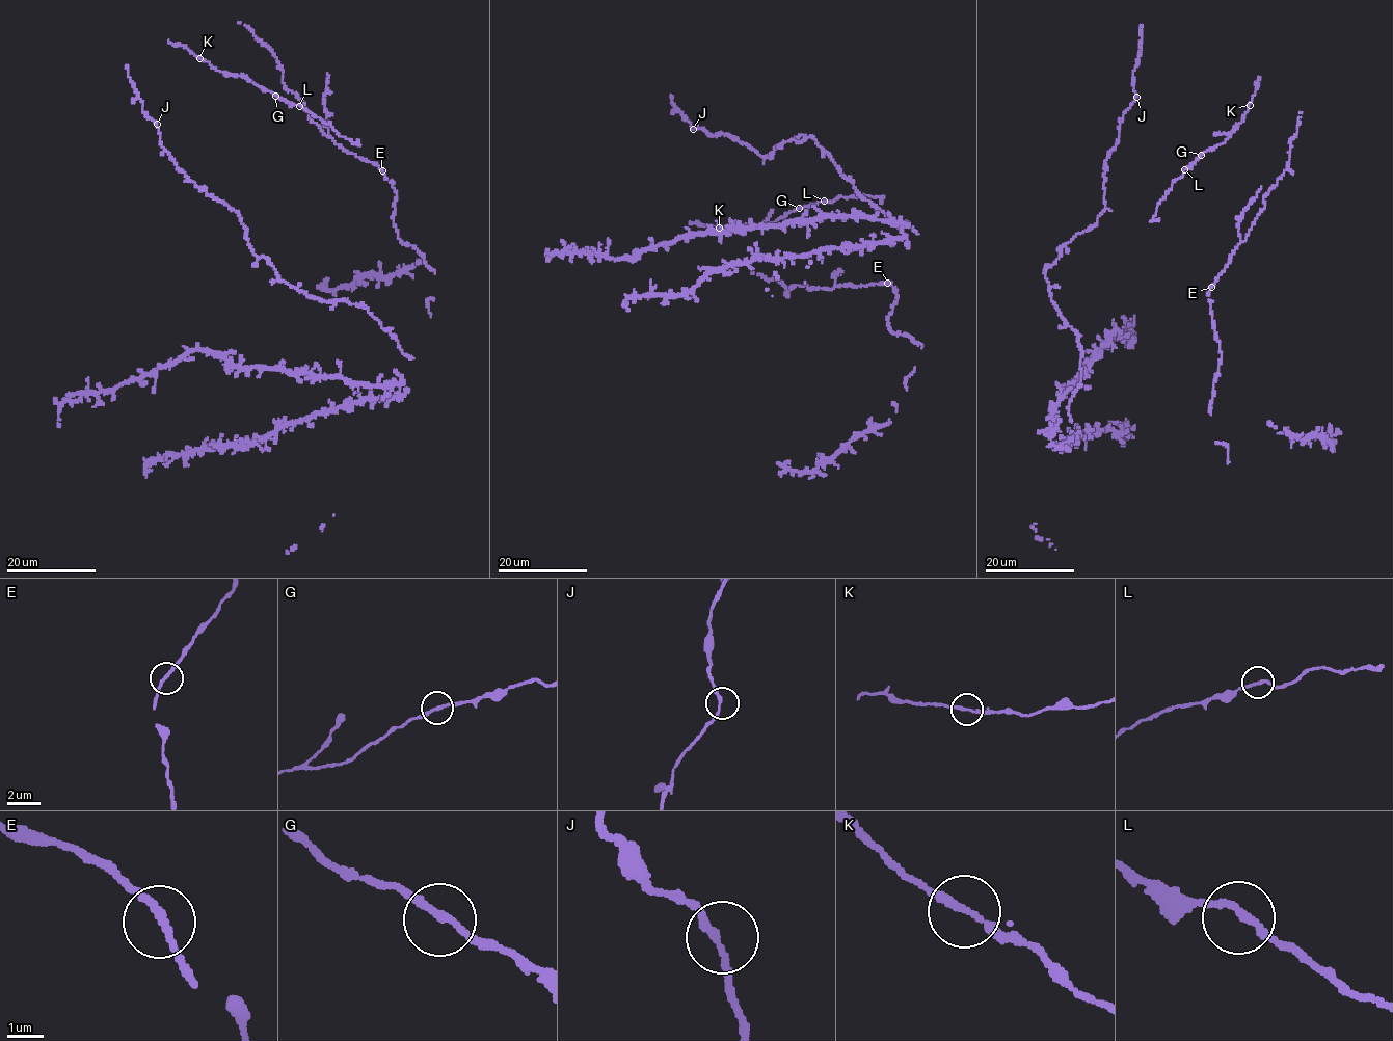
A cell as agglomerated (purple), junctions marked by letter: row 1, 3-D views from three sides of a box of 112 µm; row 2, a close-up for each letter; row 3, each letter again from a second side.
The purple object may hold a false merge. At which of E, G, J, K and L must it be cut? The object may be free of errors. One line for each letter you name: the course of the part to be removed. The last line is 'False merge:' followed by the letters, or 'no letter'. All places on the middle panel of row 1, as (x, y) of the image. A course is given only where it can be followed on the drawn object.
False merge: no letter

